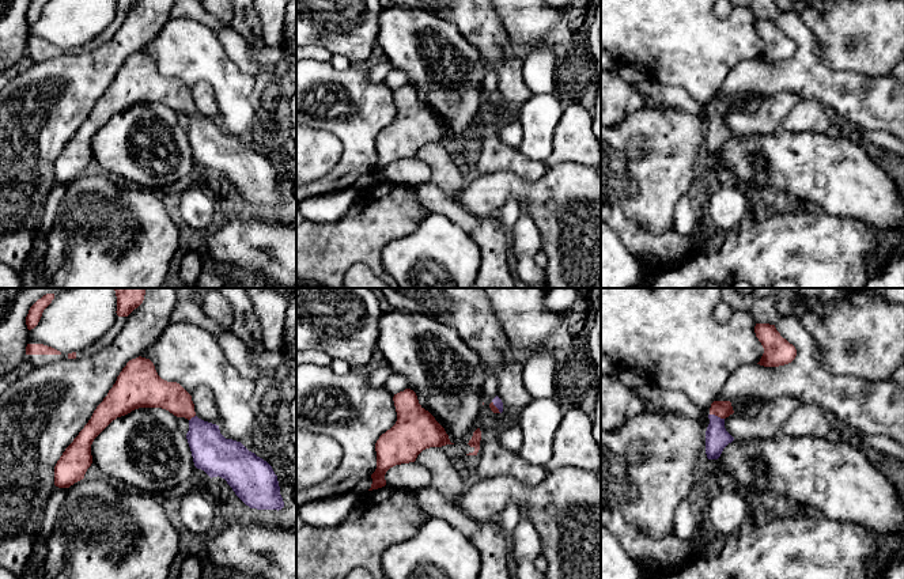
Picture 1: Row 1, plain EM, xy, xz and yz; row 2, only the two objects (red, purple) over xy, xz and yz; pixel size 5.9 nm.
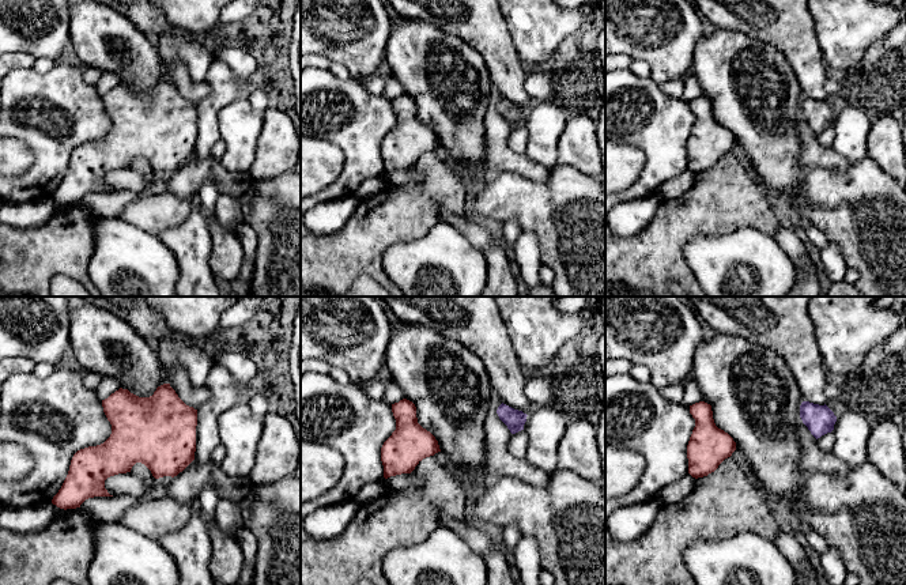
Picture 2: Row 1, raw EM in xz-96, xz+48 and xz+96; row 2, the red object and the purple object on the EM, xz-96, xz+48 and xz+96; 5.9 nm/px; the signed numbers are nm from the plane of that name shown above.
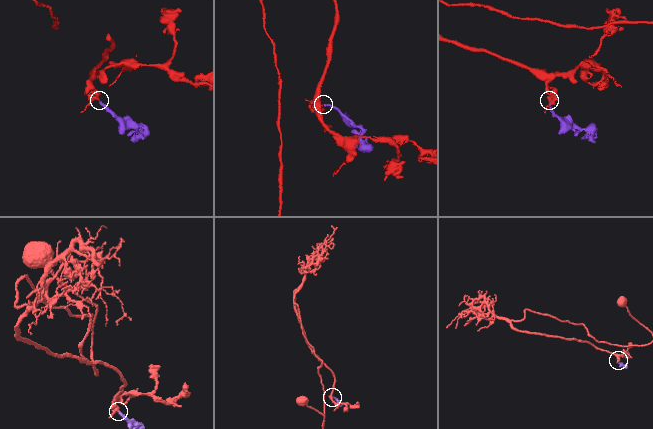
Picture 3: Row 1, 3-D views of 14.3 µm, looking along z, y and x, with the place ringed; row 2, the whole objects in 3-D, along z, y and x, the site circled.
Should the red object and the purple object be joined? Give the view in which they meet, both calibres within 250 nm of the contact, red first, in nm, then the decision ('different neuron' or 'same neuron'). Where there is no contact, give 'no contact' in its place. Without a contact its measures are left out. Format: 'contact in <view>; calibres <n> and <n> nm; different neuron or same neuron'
contact in yz; calibres 100 and 140 nm; same neuron

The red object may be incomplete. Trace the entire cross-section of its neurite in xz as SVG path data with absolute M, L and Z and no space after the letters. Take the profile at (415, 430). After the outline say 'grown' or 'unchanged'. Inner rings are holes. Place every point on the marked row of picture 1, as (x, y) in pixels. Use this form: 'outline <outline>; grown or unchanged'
outline M405 389L393 397L397 421L375 443L377 469L368 491L386 485L386 472L401 463L415 462L430 447L454 444L445 428L425 410L413 390Z; unchanged

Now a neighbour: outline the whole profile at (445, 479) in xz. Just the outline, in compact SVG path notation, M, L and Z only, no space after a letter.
M430 447L417 455L415 462L431 473L428 487L436 489L446 502L455 504L465 491L465 485L462 477L454 469L451 458L440 447Z

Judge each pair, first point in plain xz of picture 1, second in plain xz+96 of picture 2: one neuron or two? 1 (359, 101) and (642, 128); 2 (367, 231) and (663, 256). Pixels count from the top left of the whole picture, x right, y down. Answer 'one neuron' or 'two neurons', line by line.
1: one neuron
2: one neuron

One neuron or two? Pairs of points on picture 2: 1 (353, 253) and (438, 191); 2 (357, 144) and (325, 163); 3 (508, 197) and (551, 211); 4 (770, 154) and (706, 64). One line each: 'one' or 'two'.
1: one
2: two
3: one
4: one

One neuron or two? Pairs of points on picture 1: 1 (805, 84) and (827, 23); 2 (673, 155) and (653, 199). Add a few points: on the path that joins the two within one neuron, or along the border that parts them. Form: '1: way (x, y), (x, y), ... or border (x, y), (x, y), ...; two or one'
1: border (801, 18), (820, 45), (821, 61), (838, 71); two
2: way (662, 166), (653, 176), (653, 188); one

